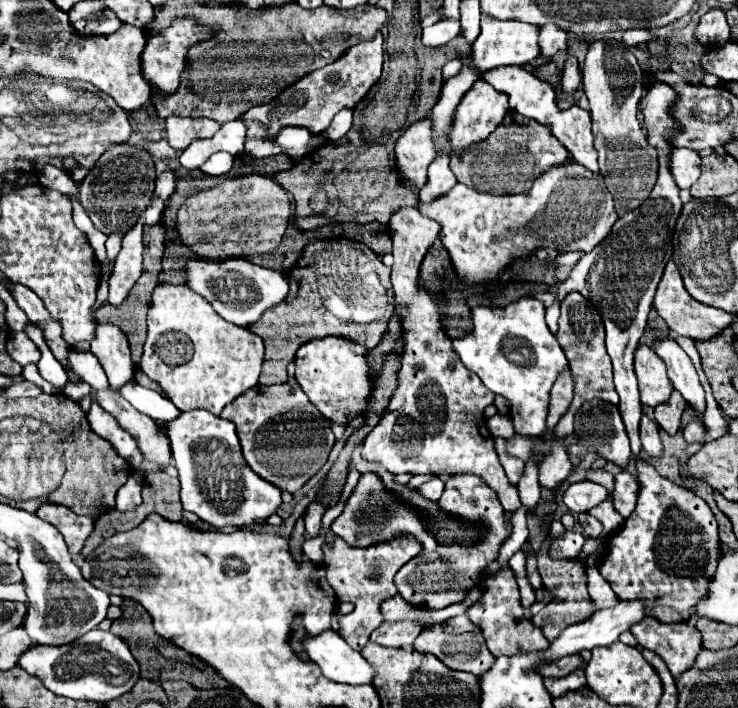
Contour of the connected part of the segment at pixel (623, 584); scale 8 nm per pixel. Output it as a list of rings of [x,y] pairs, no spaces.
[[[638,462],[638,504],[636,510],[626,518],[624,526],[610,536],[610,548],[604,554],[602,566],[598,568],[600,574],[610,582],[612,590],[618,598],[630,600],[630,598],[644,598],[648,602],[648,608],[652,608],[652,616],[666,622],[682,622],[688,616],[694,614],[694,604],[700,600],[700,596],[706,594],[708,580],[714,574],[716,560],[718,560],[718,524],[708,508],[708,504],[698,498],[694,492],[662,478],[650,464]]]

